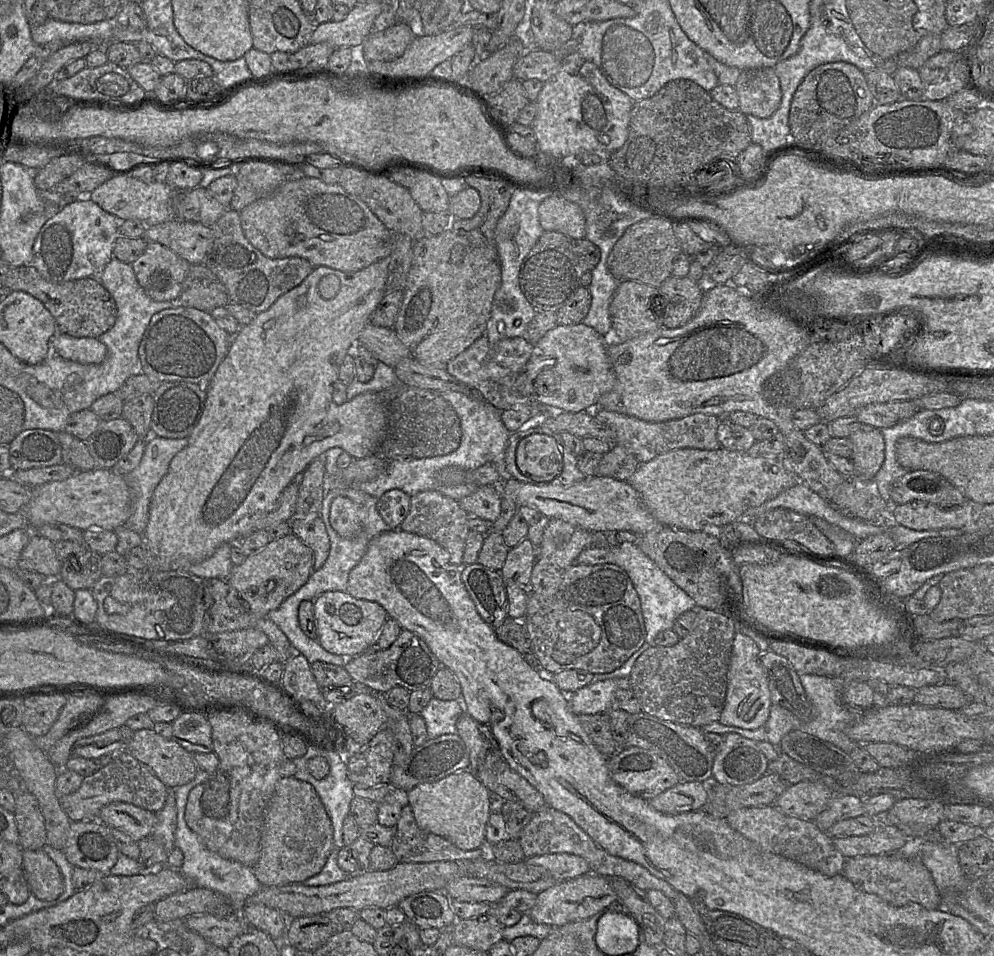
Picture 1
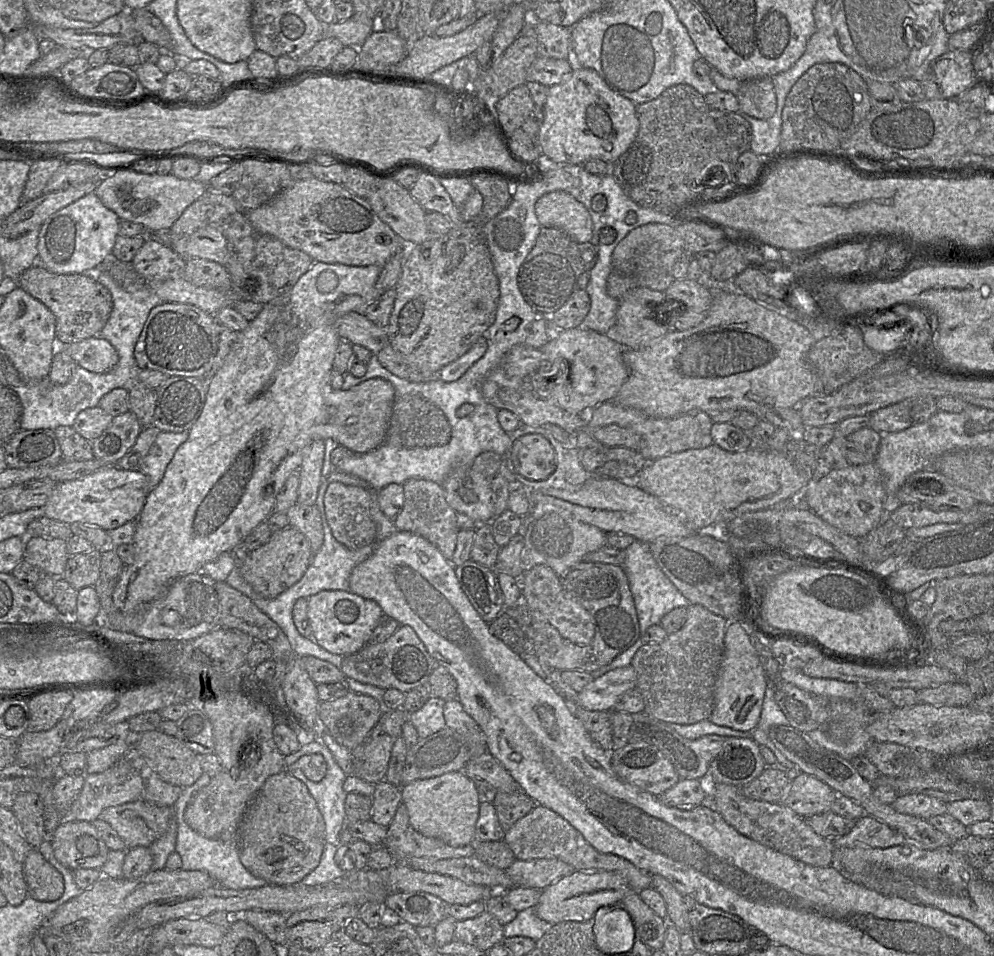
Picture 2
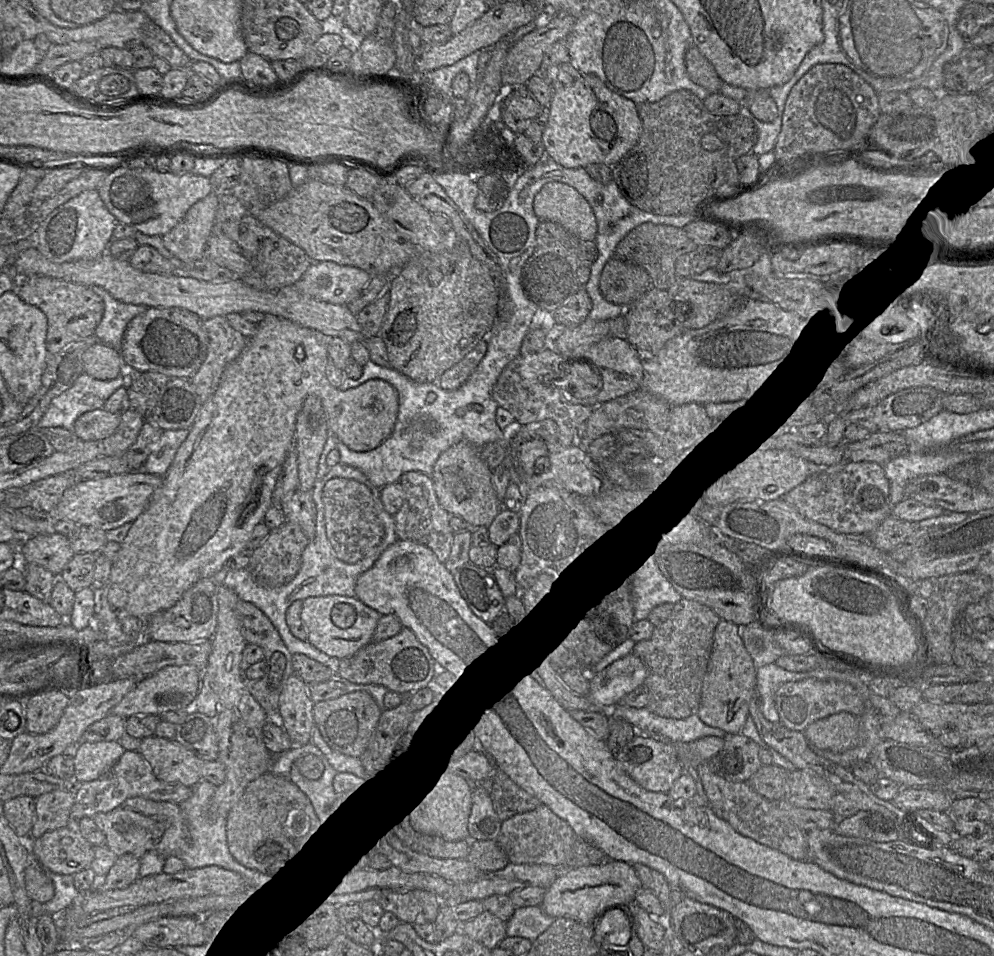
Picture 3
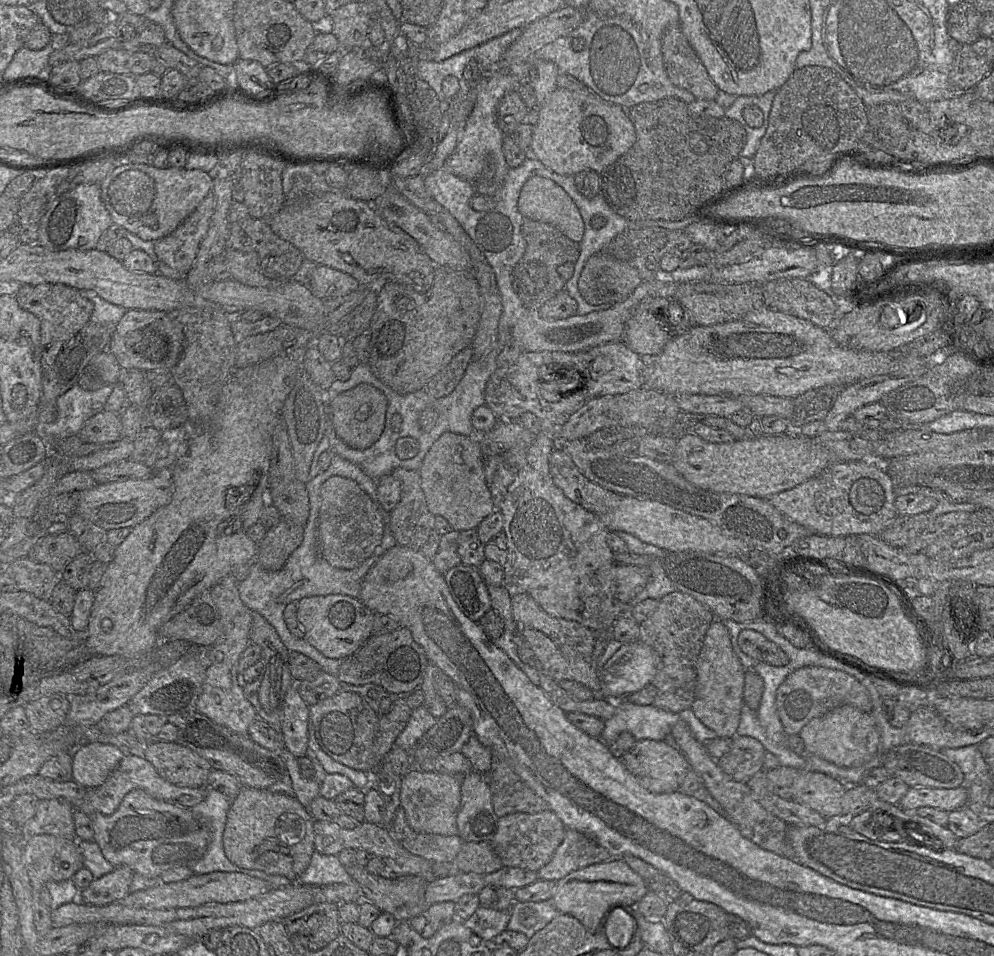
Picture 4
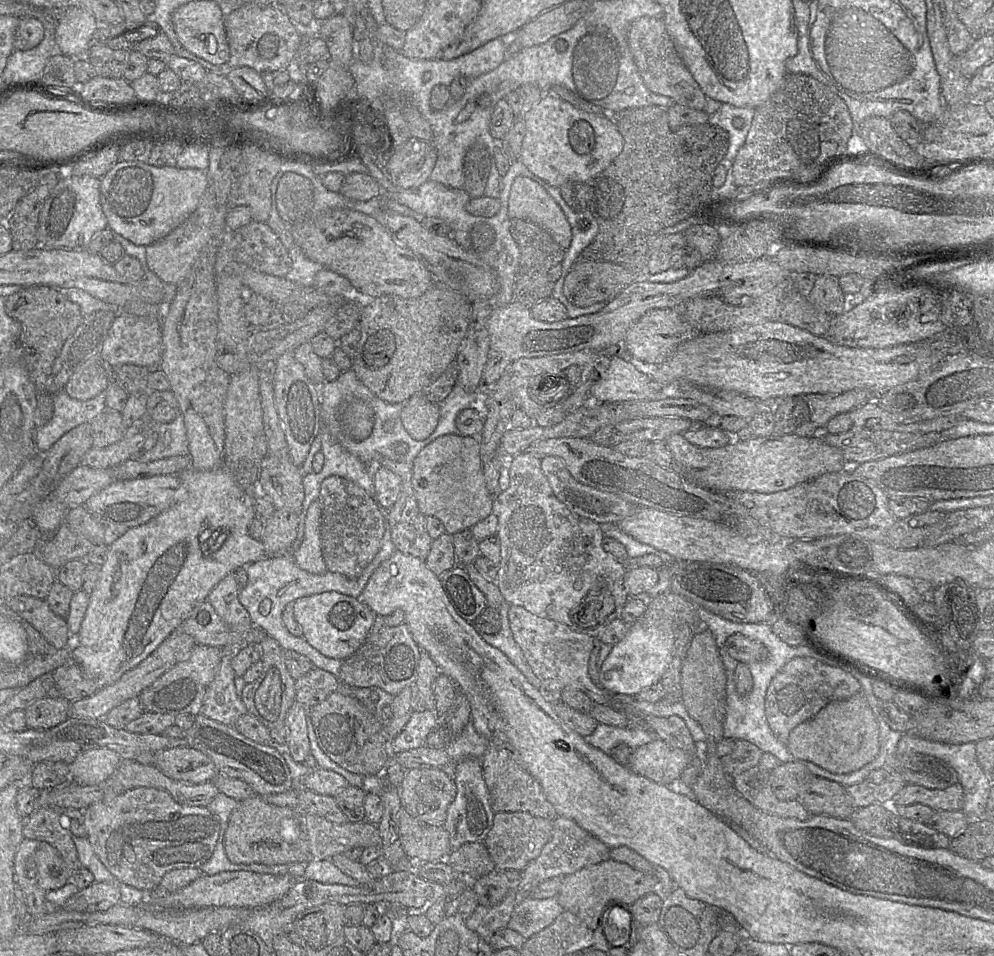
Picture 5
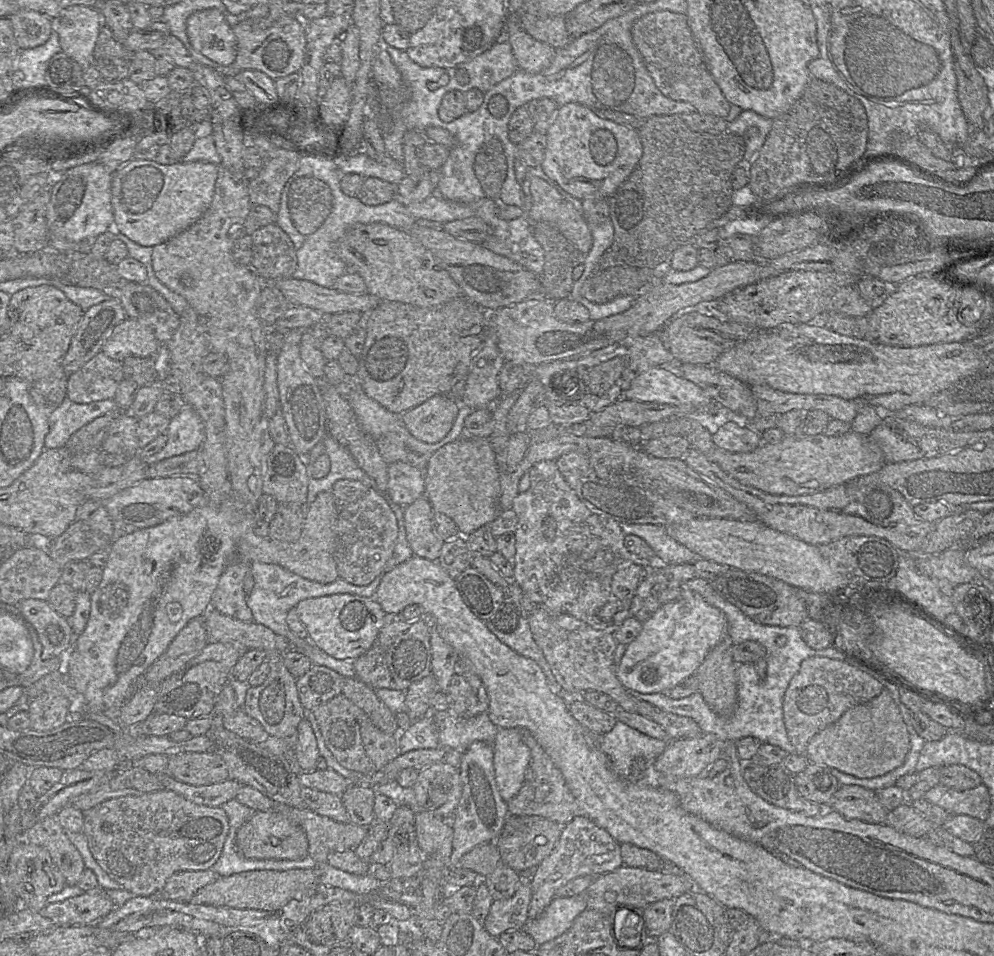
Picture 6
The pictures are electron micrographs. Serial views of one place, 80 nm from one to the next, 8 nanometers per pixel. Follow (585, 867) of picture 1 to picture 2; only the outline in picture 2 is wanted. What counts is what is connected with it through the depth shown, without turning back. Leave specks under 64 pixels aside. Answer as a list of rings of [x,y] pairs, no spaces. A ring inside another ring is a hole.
[[[555,858],[515,860],[506,870],[516,887],[534,888],[542,891],[549,885],[570,875],[575,869]]]

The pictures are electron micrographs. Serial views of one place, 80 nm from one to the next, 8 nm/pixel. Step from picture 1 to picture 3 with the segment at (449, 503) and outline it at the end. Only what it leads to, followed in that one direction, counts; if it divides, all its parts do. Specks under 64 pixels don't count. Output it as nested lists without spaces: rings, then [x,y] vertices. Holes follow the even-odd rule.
[[[411,471],[402,474],[398,483],[403,490],[403,503],[393,516],[397,539],[427,546],[440,562],[445,563],[451,551],[454,532],[449,524],[450,514],[440,505],[431,477]]]

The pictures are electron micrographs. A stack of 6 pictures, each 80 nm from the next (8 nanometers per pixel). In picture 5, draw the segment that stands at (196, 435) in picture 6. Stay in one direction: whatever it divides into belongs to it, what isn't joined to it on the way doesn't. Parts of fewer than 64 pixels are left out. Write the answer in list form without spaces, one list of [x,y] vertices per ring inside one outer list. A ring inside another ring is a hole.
[[[183,415],[167,425],[161,425],[162,432],[157,444],[148,452],[138,457],[140,462],[152,462],[173,456],[188,455],[187,431]]]

